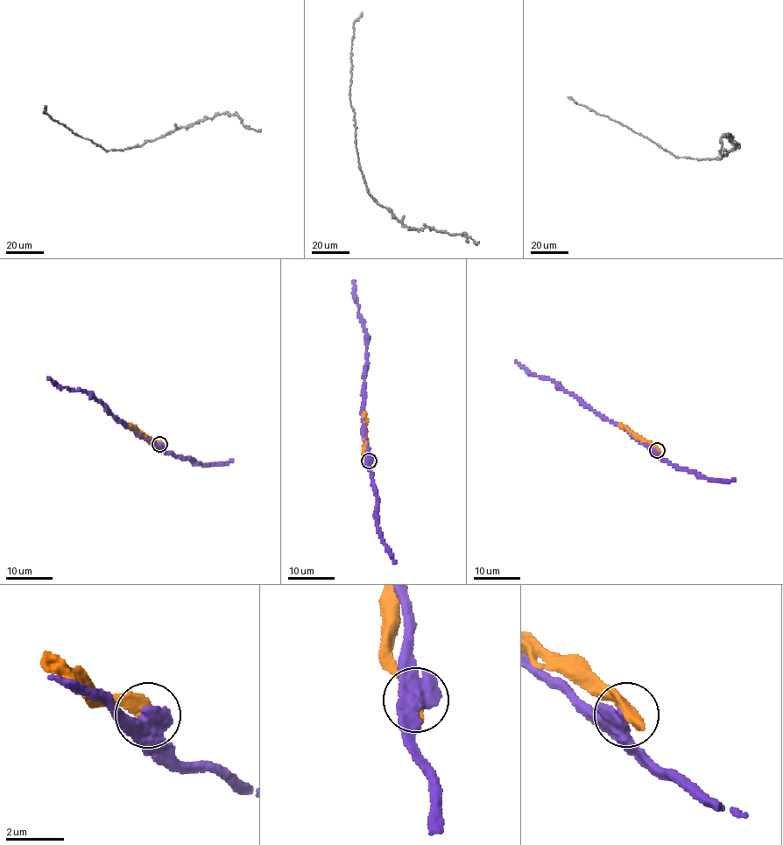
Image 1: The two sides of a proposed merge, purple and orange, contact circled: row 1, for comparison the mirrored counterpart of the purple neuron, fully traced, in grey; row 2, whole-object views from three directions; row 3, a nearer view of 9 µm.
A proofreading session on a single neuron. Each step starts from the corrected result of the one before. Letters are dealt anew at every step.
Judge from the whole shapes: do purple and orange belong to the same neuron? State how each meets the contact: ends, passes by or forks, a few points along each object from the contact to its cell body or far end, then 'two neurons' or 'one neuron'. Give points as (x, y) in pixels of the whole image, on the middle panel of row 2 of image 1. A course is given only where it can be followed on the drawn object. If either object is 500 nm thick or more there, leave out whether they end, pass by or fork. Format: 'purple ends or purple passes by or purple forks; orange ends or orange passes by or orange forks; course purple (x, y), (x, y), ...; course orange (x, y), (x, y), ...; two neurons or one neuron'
course purple (369, 460), (362, 418), (367, 340), (352, 280); course orange (369, 461), (365, 454), (363, 412); two neurons

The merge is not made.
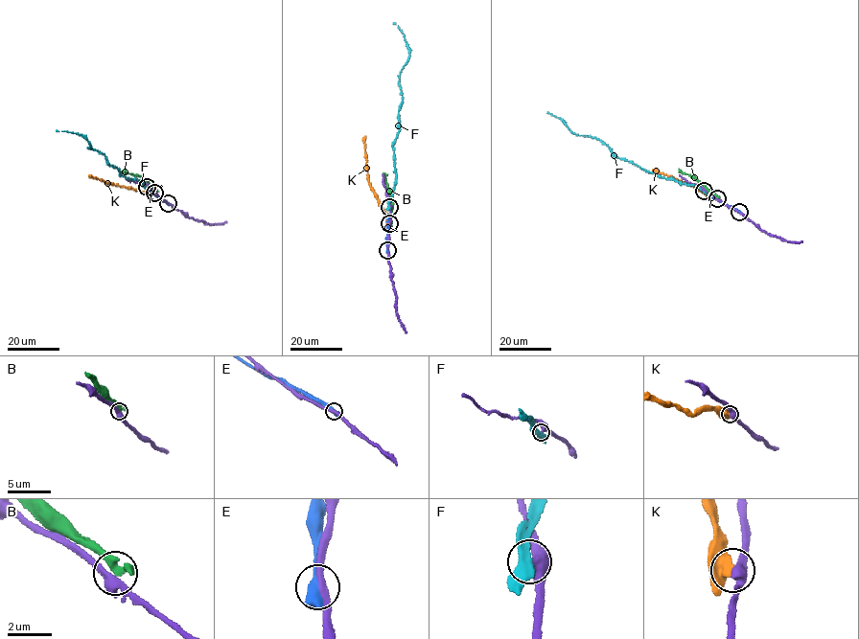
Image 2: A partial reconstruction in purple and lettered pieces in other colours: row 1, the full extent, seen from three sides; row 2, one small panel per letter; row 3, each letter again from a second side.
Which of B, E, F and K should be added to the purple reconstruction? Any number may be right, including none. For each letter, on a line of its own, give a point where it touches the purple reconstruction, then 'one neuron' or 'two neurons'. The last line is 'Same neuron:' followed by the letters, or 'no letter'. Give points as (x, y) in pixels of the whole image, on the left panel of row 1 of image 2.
B: meets purple at (155, 192); two neurons
E: meets purple at (168, 203); two neurons
F: meets purple at (147, 187); two neurons
K: meets purple at (154, 193); two neurons
Same neuron: no letter

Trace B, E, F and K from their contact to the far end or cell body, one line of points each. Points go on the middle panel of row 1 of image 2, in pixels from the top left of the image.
B: (390, 223), (393, 202), (383, 172)
E: (387, 250), (388, 213)
F: (389, 207), (396, 175), (392, 143), (400, 129), (403, 100), (400, 71), (410, 53), (405, 35), (393, 22)
K: (388, 223), (369, 180), (364, 136)

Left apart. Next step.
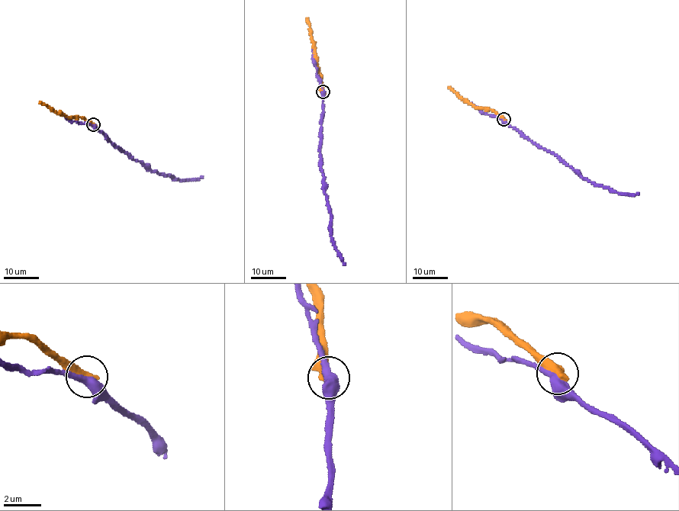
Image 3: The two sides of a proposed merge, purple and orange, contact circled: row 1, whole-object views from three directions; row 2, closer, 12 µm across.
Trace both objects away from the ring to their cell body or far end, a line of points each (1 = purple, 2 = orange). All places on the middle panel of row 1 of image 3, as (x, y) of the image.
1: (323, 92), (320, 166), (331, 216), (333, 239), (343, 265)
2: (323, 92), (307, 18)

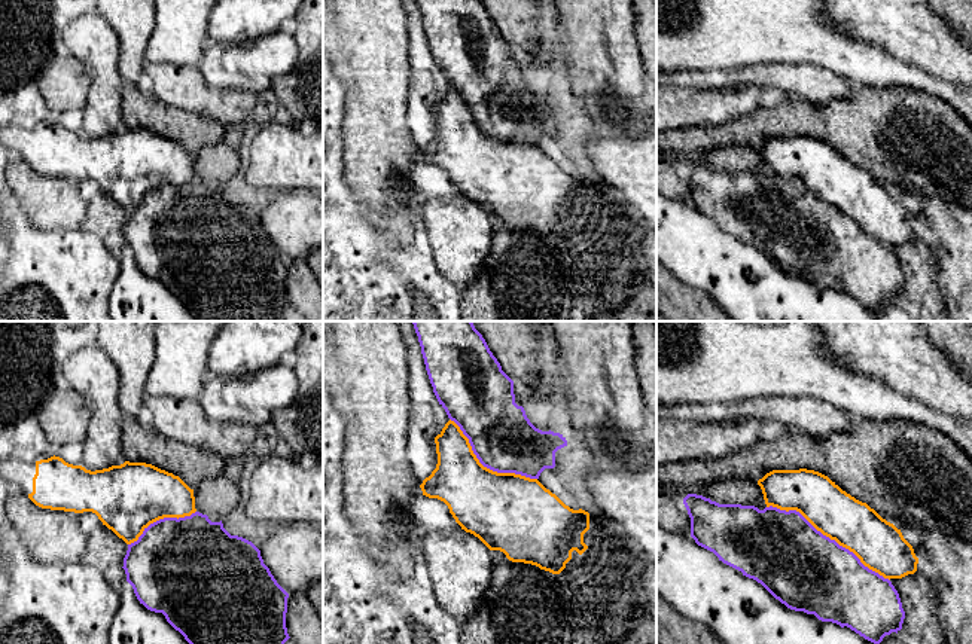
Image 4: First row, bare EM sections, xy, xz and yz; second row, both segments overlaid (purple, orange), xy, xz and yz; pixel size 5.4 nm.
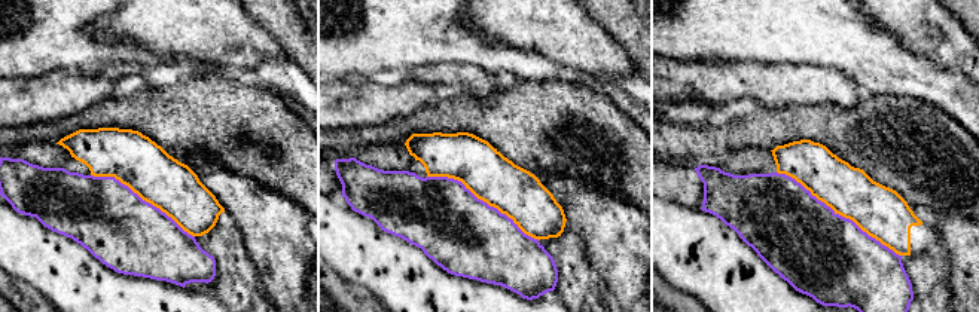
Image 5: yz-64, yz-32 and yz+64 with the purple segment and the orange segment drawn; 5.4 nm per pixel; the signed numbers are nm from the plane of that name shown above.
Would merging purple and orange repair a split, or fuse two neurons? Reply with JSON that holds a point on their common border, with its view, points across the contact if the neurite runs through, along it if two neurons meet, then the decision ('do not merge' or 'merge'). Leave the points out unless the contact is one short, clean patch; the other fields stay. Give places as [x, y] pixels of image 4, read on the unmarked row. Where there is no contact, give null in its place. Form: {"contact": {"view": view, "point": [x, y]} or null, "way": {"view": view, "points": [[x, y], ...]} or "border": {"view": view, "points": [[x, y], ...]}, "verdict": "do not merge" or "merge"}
{"contact": {"view": "yz", "point": [828, 204]}, "verdict": "do not merge"}

